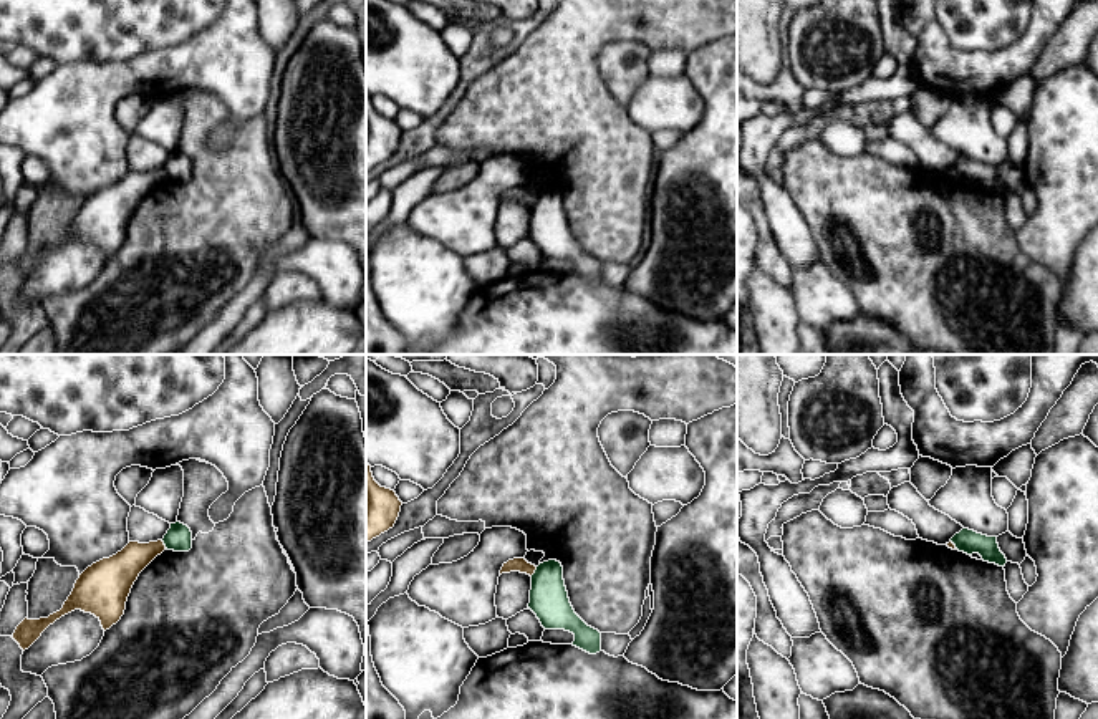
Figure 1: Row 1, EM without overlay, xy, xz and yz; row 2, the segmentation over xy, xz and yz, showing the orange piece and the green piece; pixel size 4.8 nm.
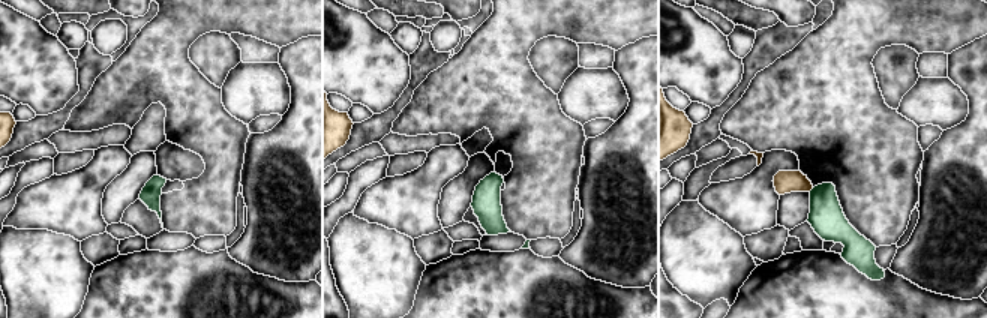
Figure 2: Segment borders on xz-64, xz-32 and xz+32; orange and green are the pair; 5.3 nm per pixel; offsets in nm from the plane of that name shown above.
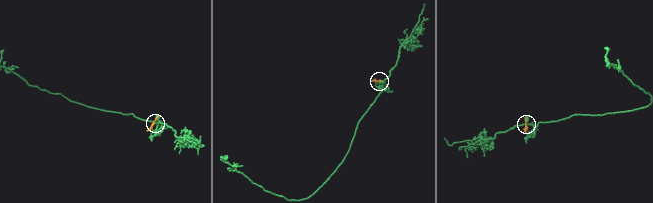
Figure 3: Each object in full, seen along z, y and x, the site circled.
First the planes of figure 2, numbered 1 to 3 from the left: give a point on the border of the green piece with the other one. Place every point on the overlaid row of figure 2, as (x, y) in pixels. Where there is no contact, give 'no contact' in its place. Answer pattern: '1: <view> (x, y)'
1: no contact
2: no contact
3: xz+32 (810, 189)

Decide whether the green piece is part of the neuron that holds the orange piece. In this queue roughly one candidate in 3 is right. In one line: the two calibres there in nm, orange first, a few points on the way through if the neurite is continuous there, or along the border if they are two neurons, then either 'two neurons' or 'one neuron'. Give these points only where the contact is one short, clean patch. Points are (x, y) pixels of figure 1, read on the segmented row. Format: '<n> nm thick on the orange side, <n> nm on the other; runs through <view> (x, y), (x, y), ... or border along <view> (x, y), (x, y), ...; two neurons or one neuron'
70 nm thick on the orange side, 190 nm on the other; border along xz (537, 567), (530, 575); two neurons

